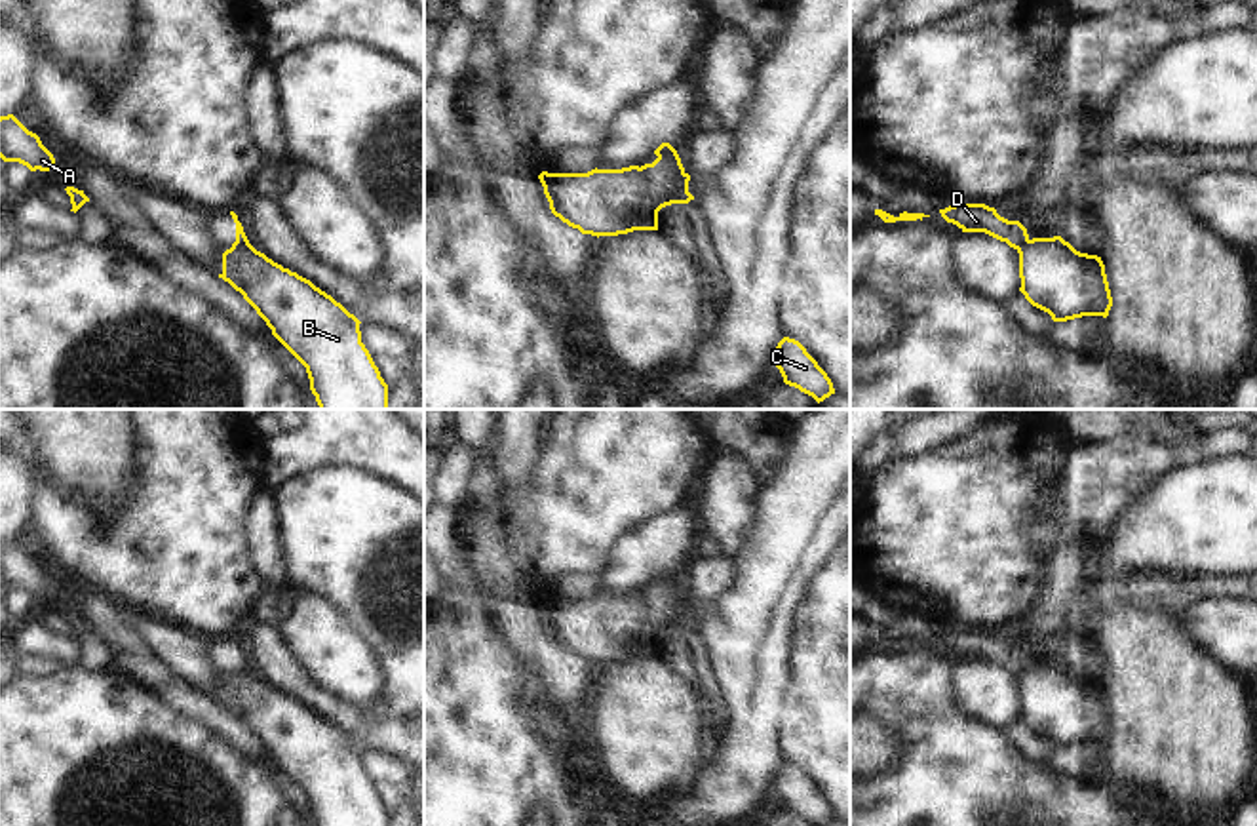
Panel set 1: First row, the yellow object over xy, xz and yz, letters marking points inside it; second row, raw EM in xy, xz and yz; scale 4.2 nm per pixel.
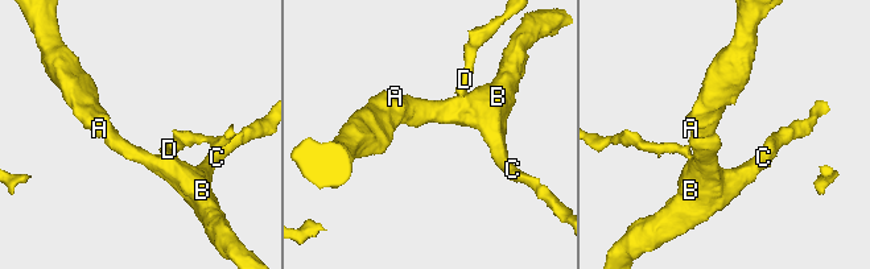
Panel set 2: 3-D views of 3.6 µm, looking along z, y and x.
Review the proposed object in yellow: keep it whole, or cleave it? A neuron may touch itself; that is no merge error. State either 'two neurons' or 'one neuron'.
two neurons

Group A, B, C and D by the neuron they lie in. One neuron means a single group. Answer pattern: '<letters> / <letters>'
A B C / D

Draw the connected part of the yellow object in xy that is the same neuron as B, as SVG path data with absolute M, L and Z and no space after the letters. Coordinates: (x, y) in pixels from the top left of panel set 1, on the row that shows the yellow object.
M249 242L222 253L219 278L243 295L272 335L306 367L319 409L388 409L388 384L361 343L361 322L331 295L274 263Z

